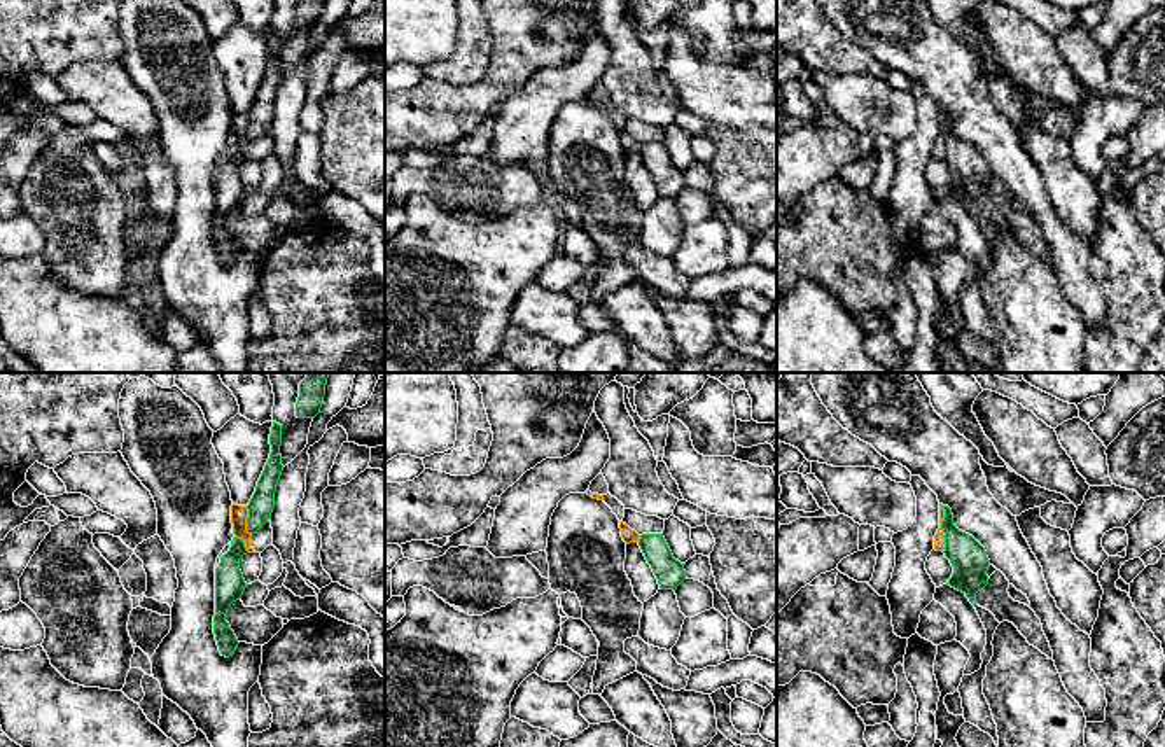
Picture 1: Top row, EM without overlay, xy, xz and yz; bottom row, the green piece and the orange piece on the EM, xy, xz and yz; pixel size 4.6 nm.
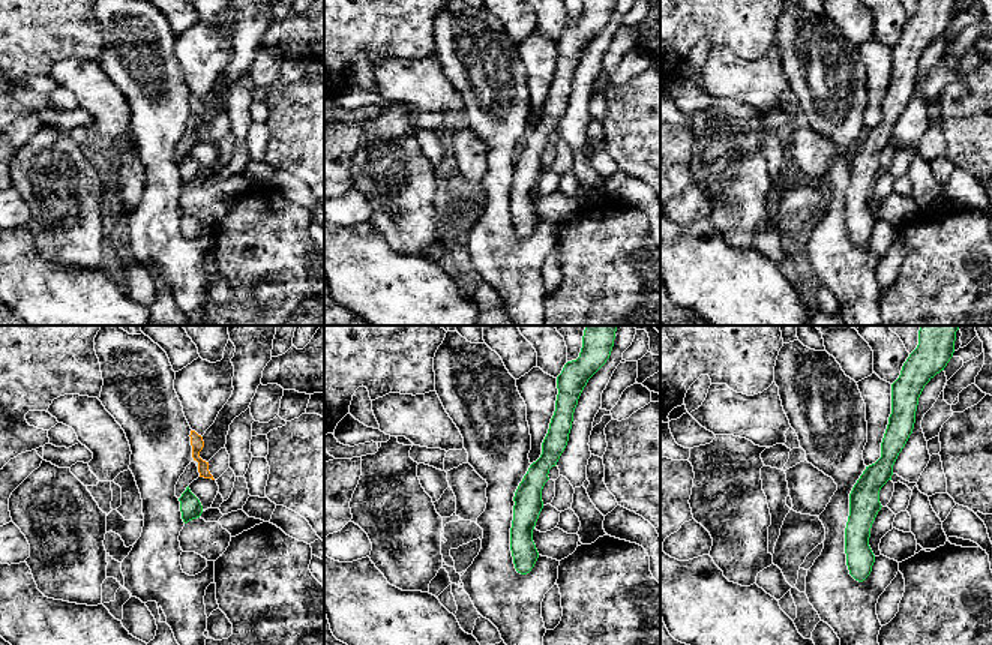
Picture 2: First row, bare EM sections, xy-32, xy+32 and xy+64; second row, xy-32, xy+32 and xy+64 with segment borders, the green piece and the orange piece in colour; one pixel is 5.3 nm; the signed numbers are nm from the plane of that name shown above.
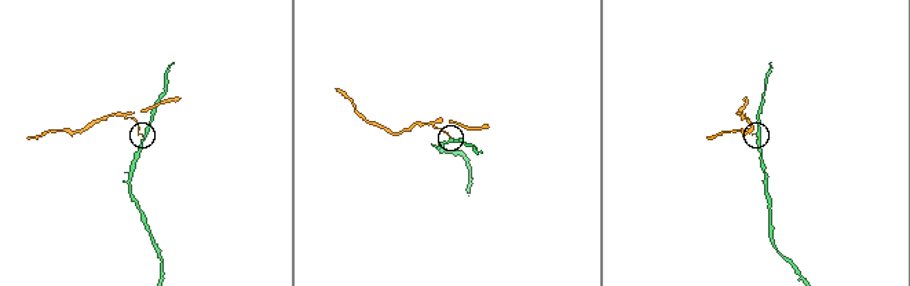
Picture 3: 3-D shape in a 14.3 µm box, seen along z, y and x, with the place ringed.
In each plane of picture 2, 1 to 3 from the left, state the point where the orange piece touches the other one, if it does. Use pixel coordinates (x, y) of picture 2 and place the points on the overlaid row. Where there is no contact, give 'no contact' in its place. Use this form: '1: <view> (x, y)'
1: no contact
2: no contact
3: no contact

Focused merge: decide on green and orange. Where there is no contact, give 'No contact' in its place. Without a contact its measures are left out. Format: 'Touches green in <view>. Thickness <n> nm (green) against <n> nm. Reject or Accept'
Touches green in yz. Thickness 170 nm (green) against 50 nm. Reject

